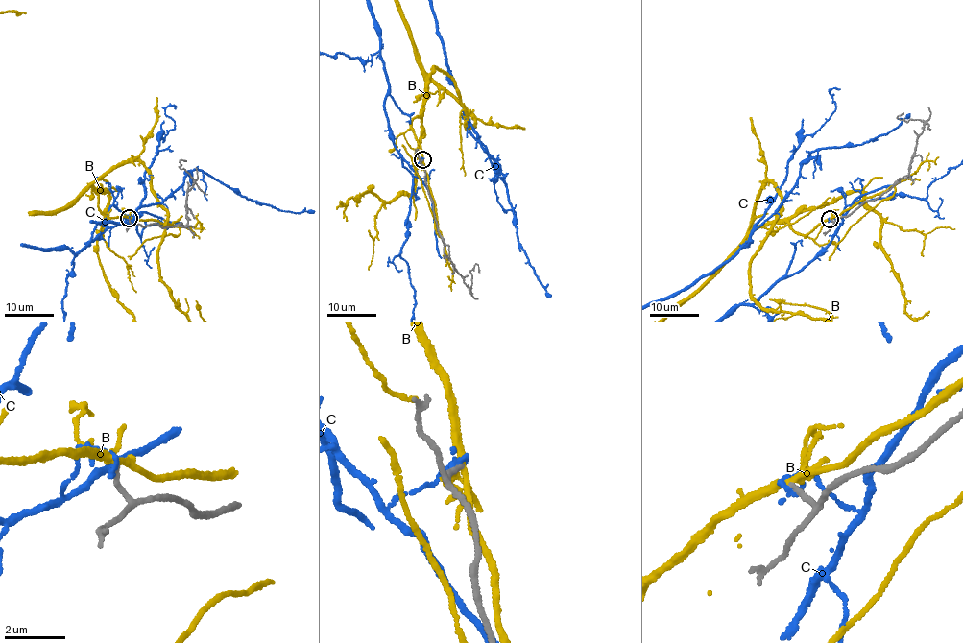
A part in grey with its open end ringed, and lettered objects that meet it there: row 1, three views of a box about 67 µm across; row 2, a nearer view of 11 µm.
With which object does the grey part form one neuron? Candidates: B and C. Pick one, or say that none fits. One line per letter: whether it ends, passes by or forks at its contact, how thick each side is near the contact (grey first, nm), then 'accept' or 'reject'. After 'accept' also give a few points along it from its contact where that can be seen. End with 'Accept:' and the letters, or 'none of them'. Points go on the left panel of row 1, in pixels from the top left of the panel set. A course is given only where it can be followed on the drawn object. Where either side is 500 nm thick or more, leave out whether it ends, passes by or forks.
B: it forks there; 160 nm thick on the grey side, 190 nm on the other; reject
C: it ends there; 180 nm thick on the grey side, 150 nm on the other; reject
Accept: none of them

